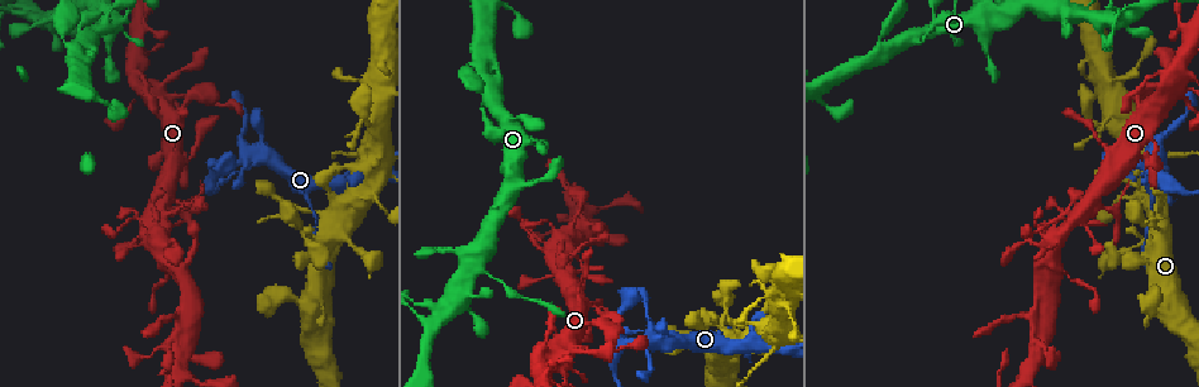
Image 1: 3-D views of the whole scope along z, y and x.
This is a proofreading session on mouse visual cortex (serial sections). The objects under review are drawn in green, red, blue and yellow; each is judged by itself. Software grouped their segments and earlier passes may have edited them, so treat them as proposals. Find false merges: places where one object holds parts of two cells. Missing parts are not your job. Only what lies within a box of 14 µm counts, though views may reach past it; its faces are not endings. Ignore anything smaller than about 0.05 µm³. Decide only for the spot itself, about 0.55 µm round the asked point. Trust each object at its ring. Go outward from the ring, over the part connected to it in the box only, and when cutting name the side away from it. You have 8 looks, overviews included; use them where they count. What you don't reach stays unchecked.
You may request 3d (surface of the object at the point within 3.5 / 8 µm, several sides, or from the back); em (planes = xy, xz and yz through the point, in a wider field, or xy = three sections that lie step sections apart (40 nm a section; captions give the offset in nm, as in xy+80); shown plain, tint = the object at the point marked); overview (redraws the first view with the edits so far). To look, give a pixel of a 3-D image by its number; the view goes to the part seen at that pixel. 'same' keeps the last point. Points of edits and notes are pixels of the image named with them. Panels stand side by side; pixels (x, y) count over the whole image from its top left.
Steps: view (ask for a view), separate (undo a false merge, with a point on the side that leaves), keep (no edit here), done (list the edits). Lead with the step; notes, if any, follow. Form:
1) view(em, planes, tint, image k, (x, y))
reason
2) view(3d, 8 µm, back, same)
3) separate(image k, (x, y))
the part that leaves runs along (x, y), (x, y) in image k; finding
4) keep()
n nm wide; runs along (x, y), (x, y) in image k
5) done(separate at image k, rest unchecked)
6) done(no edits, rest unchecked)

view(3d, 3.5 µm, image 1, (218, 174))
branch point

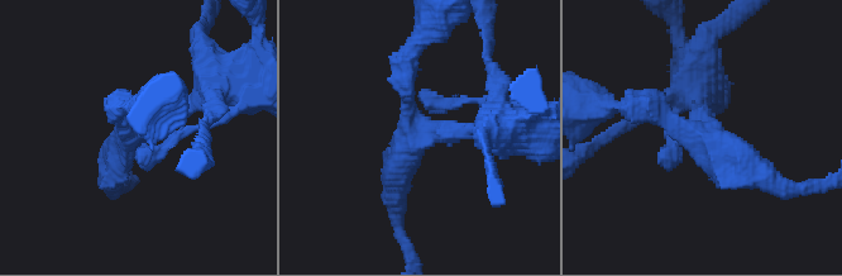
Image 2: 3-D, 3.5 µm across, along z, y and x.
view(em, xy, step 2, tint, image 2, (701, 134))
shape alone is not enough

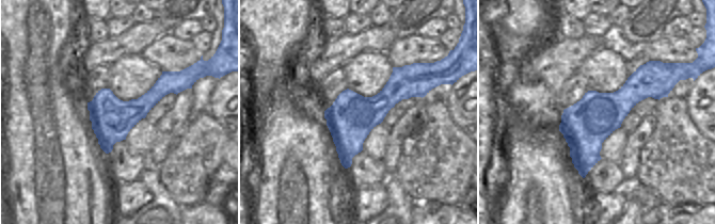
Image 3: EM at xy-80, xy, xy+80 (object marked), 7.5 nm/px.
view(em, xy, step 3, tint, same)
cut it another way

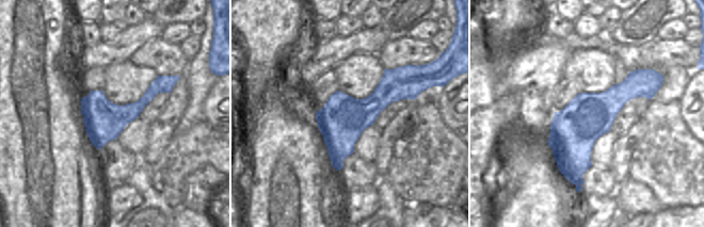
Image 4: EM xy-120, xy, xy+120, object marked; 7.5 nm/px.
keep()
all the same cell

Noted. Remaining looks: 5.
view(3d, 8 µm, back, image 1, (1182, 70))
four or more arms meet

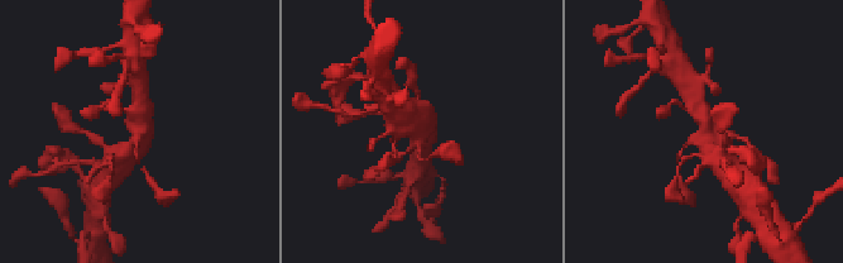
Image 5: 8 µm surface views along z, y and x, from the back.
view(3d, 3.5 µm, image 5, (421, 128))
zoom in

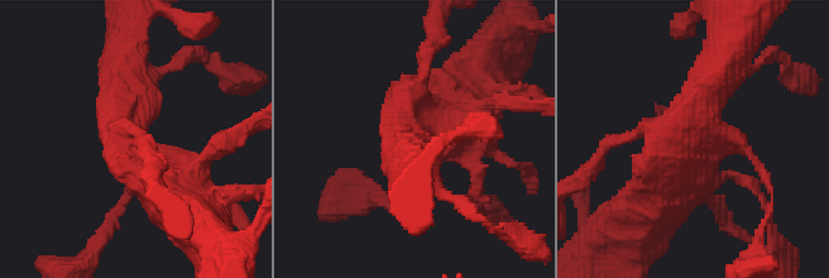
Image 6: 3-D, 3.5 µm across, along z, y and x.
view(em, xy, step 3, tint, image 6, (700, 126))
4 arms; arms of 150, 200, 450, 600 nm; need the tissue

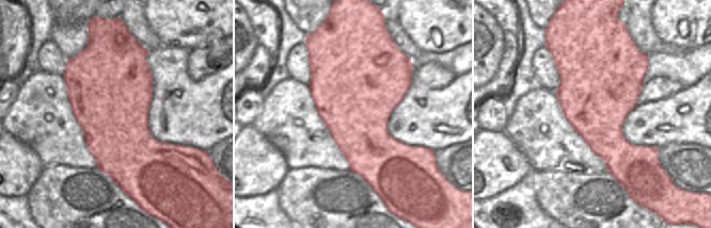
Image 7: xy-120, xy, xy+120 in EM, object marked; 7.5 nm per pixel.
keep()
700 nm wide; runs along (659, 186), (695, 139), (733, 46) in image 6; all the same cell

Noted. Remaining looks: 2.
view(3d, 3.5 µm, back, image 1, (108, 57))
a narrow waist

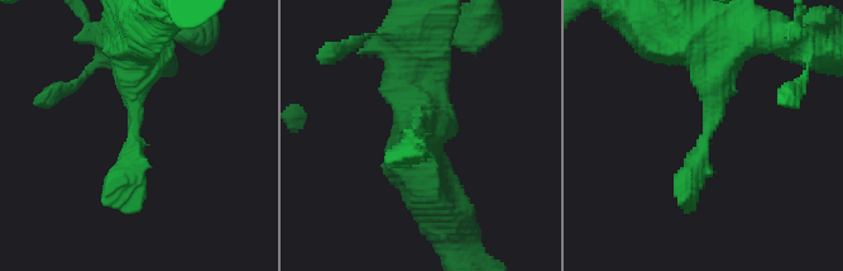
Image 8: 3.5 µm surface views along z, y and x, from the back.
view(em, planes, tint, image 8, (133, 139))
need the tissue

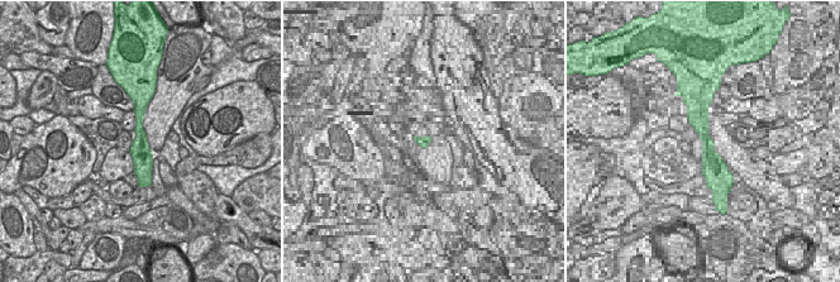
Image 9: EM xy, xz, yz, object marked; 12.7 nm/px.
keep()
runs along (137, 101), (144, 182) in image 9; all the same cell

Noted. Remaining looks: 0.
done(no edits, rest unchecked)

